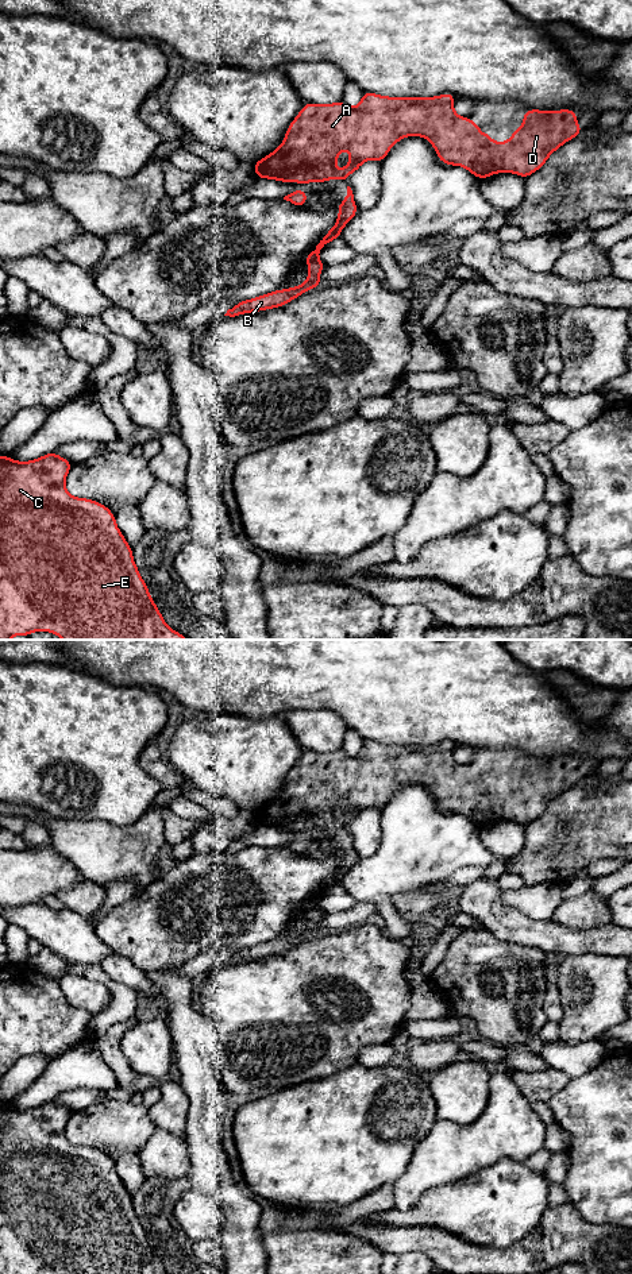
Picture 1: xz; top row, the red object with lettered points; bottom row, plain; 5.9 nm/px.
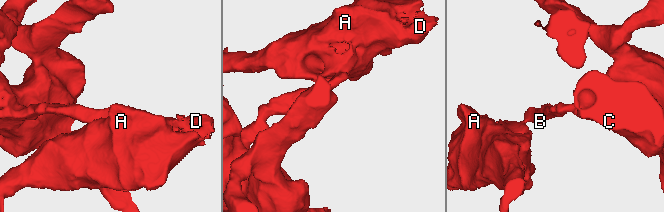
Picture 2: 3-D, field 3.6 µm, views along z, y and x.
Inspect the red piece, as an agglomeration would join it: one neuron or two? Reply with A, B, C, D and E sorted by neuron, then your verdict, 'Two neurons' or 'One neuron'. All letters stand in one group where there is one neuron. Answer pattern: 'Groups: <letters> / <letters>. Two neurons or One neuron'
Groups: A D / B C E. Two neurons

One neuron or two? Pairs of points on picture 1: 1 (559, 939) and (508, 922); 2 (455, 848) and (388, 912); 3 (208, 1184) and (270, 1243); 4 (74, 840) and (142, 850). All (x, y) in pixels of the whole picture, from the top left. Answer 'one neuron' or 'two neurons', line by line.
1: one neuron
2: two neurons
3: two neurons
4: one neuron

